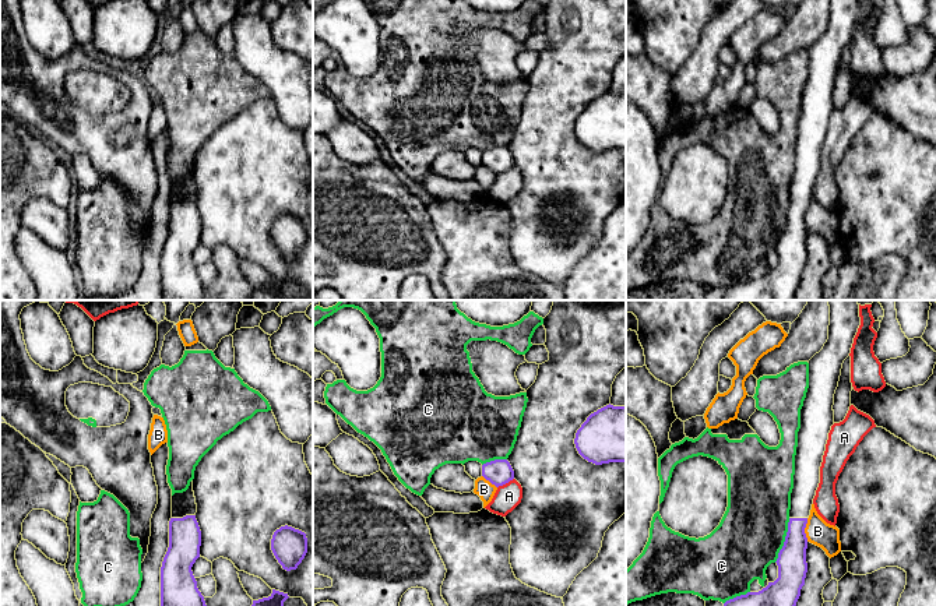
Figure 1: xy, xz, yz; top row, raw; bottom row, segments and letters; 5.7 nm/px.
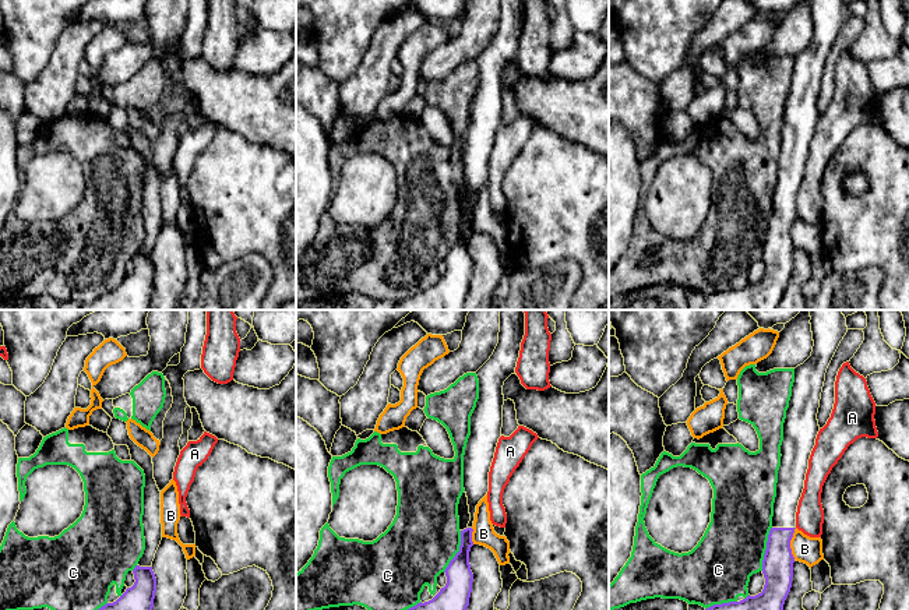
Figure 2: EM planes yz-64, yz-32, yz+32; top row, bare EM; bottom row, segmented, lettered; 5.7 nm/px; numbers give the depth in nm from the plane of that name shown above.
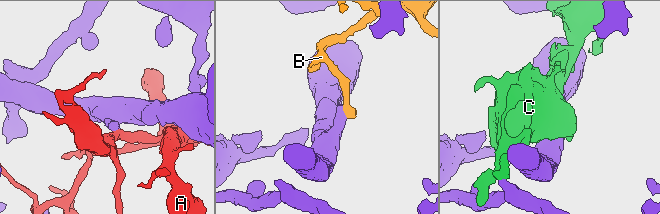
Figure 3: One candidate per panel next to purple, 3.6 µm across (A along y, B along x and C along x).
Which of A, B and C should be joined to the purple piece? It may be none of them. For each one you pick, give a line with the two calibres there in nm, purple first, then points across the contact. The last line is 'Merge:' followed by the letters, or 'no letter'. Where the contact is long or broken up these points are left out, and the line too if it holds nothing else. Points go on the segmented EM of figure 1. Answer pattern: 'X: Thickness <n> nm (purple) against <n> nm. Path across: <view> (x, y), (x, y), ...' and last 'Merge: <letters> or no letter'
Merge: no letter

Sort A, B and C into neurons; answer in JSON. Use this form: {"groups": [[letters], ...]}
{"groups": [["A"], ["B"], ["C"]]}

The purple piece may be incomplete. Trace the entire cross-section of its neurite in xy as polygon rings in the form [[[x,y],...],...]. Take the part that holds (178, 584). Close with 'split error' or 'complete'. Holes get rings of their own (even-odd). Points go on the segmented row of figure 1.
[[[191,480],[186,492],[172,496],[169,547],[161,567],[161,606],[207,606],[191,571],[201,546],[196,512]]]; split error

